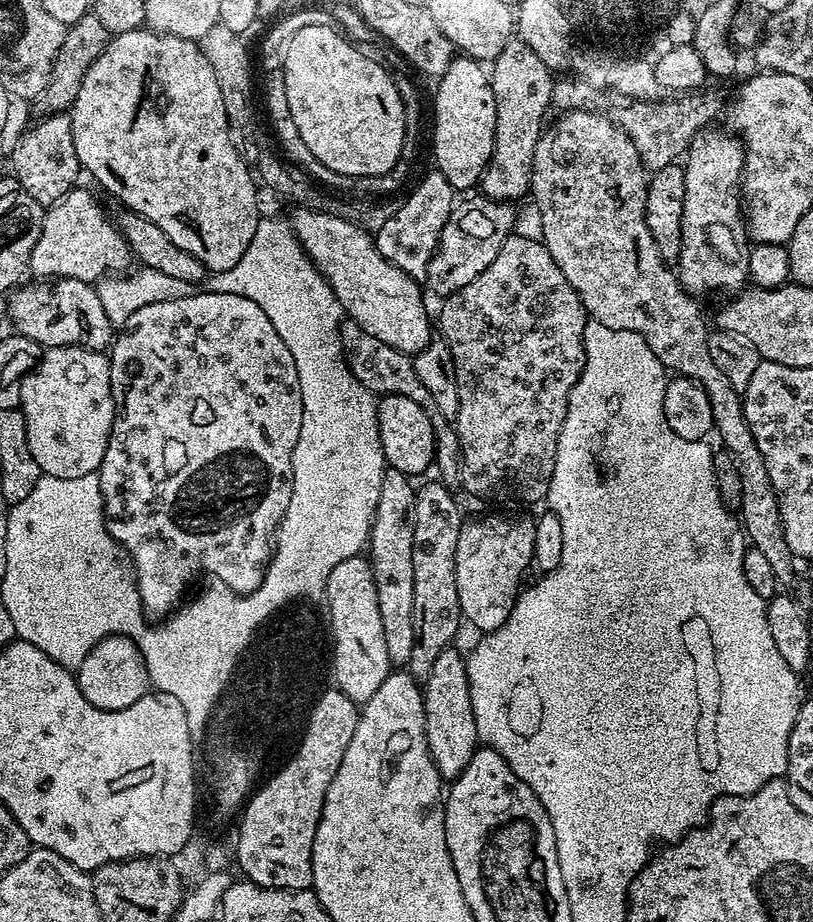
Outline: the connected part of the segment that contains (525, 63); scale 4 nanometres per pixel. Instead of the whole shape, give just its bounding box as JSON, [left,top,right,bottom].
[482,38,554,202]

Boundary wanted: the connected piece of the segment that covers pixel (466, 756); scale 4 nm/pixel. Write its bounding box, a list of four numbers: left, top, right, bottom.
[422,647,478,778]

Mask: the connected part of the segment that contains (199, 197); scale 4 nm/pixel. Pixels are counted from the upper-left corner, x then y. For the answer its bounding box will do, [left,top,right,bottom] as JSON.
[70,30,262,273]

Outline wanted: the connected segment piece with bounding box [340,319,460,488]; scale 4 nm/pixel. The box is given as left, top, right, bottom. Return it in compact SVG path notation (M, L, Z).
M345 319L340 325L340 341L344 347L344 361L348 363L348 368L354 374L354 378L358 378L358 382L366 391L377 397L411 398L413 402L418 402L418 406L422 406L422 410L426 410L426 416L430 418L434 429L435 471L438 470L441 483L451 488L455 487L460 479L460 440L449 417L438 409L434 398L430 398L430 390L426 390L422 378L418 378L413 357L409 353L394 350L394 346L386 346L386 342L378 342L374 334L366 334L362 326L358 326L349 319Z

